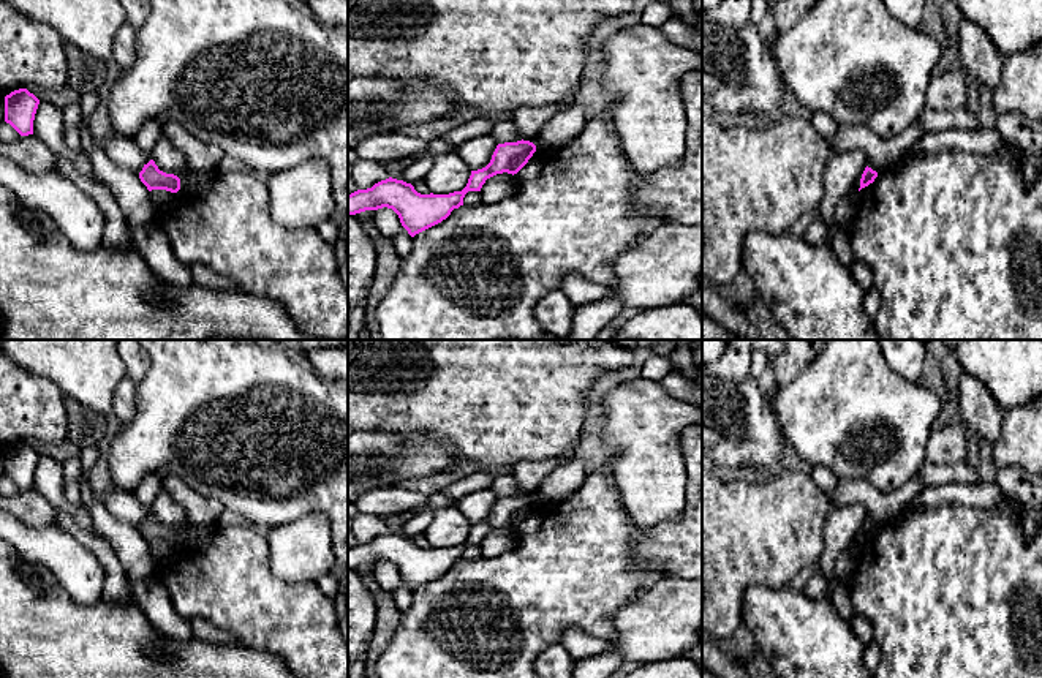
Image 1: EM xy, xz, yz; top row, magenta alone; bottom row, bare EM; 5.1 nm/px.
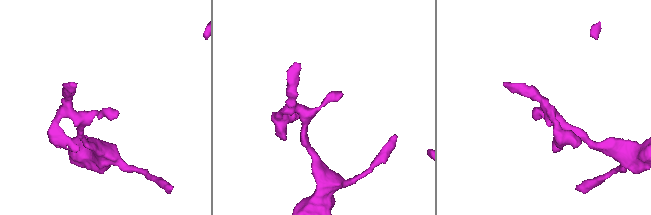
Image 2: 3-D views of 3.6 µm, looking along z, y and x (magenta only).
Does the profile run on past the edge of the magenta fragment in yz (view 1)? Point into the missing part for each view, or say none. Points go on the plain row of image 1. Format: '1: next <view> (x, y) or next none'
1: next none

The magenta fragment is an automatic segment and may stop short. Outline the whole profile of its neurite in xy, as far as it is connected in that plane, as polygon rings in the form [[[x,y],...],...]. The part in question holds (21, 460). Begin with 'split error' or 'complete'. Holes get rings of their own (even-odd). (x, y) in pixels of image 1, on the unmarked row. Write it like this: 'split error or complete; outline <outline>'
complete; outline [[[19,443],[5,450],[5,476],[21,490],[33,488],[33,474],[40,454],[27,443]]]

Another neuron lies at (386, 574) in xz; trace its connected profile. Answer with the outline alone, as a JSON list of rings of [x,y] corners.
[[[387,561],[375,564],[373,578],[383,589],[391,591],[392,594],[402,582],[398,569]]]

